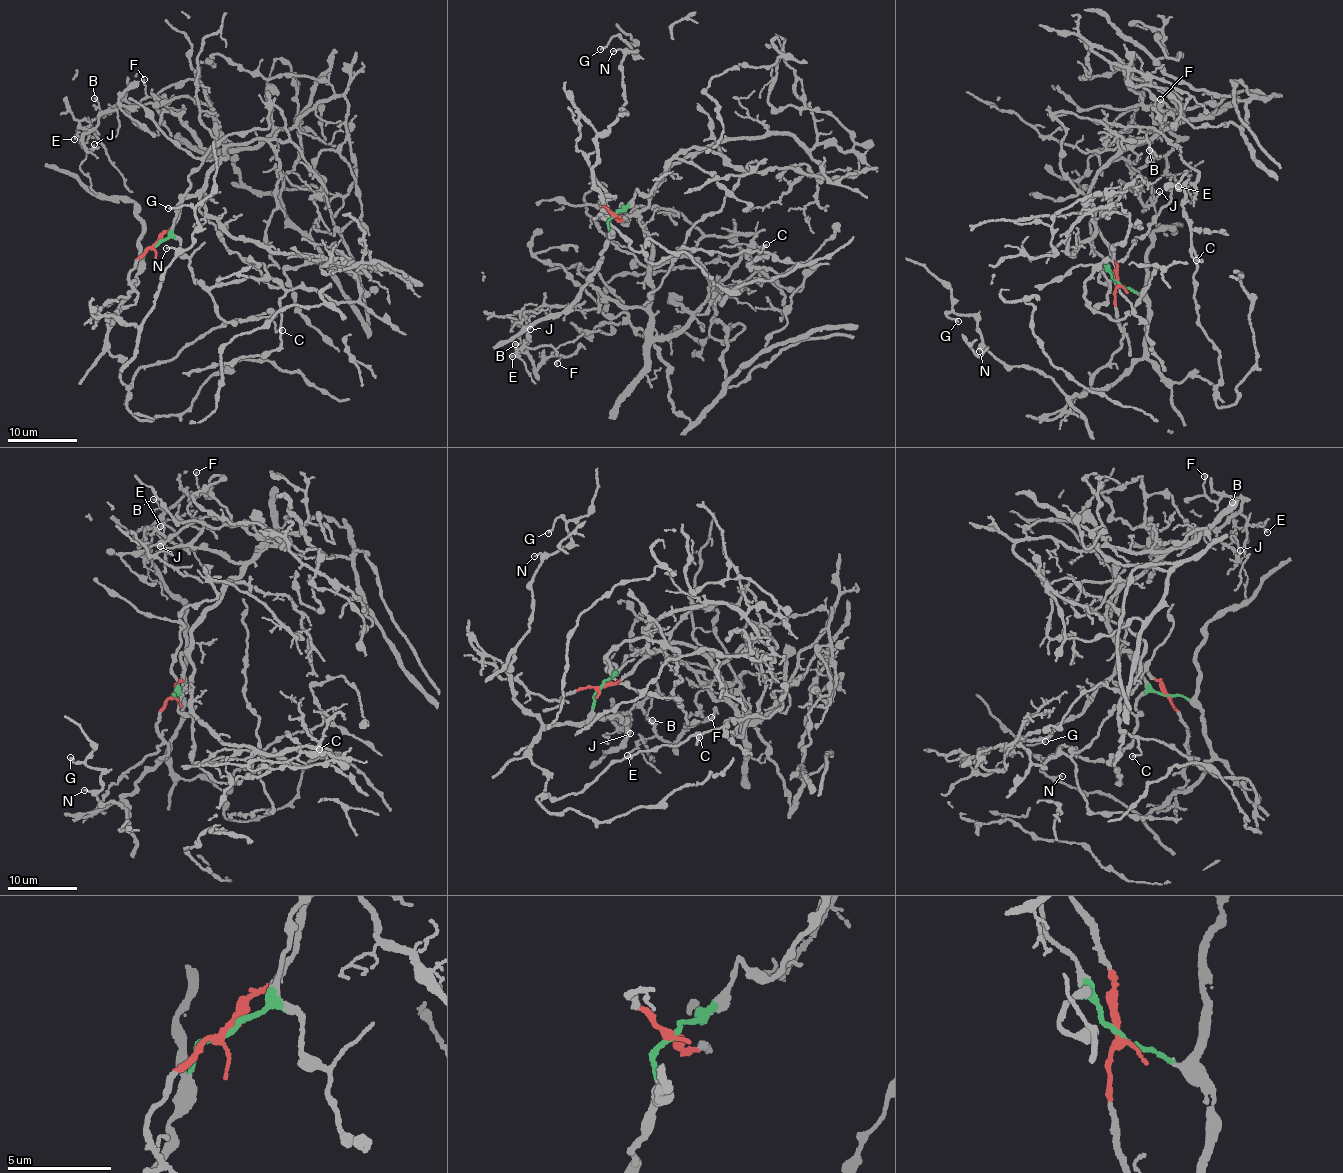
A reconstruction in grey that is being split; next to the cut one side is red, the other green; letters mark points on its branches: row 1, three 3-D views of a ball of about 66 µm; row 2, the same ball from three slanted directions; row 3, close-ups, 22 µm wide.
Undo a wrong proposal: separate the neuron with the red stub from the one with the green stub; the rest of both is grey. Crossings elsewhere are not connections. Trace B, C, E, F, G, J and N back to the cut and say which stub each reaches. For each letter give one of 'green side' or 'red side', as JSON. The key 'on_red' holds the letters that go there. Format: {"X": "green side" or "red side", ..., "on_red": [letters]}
{"B": "green side", "C": "green side", "E": "green side", "F": "green side", "G": "green side", "J": "green side", "N": "green side", "on_red": []}

